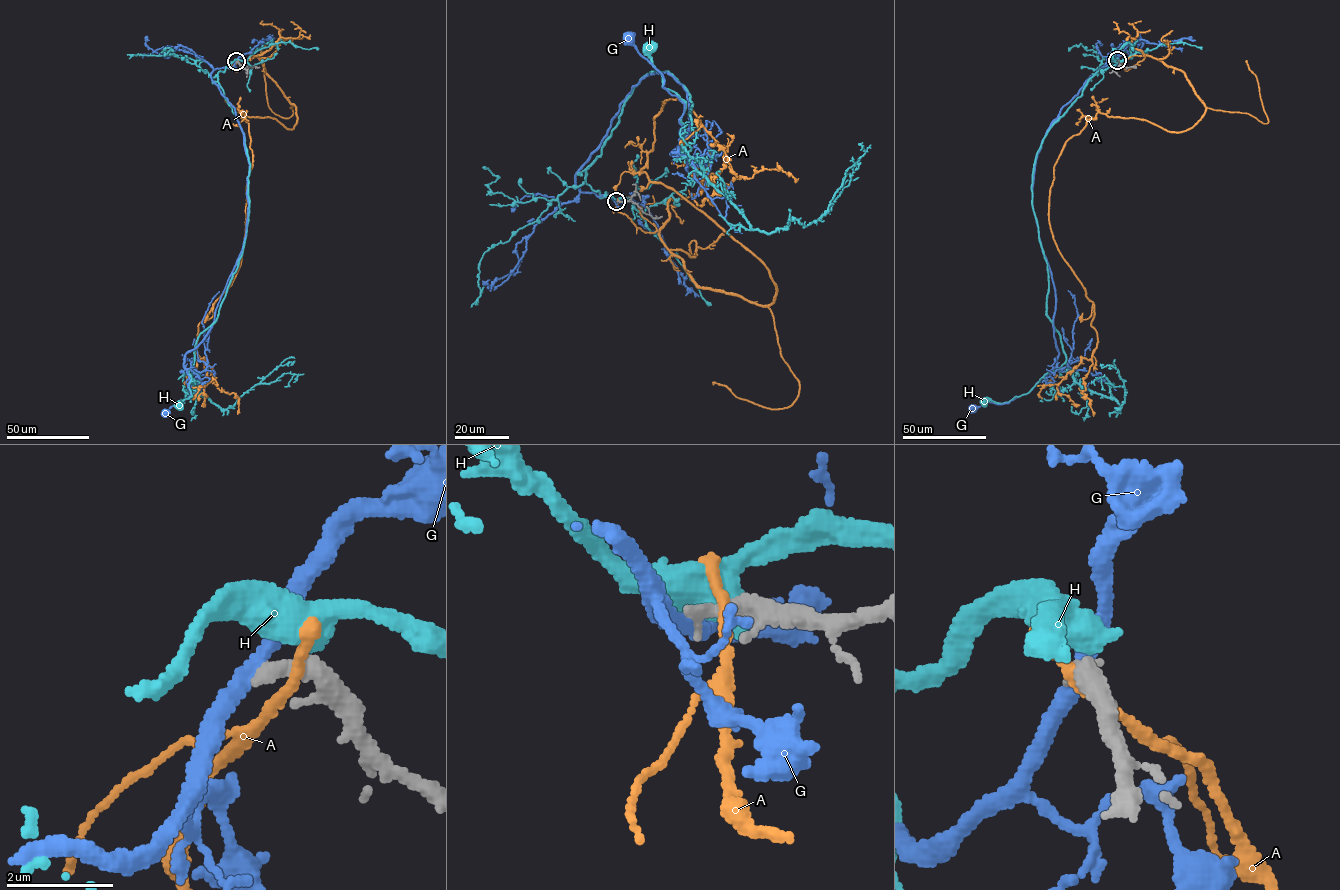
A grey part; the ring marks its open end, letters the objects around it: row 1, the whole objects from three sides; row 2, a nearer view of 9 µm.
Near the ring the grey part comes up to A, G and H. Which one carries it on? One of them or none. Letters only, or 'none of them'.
none of them

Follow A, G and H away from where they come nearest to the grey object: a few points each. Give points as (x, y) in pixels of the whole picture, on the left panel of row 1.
A: (237, 61), (258, 55), (298, 120), (241, 113), (242, 256), (198, 325), (213, 377), (188, 376)
G: (236, 61), (211, 74), (243, 134), (245, 236), (212, 327), (186, 354), (191, 394), (165, 411)
H: (237, 61), (217, 74), (250, 163), (245, 242), (215, 322), (198, 336), (188, 373), (191, 396), (180, 405)

